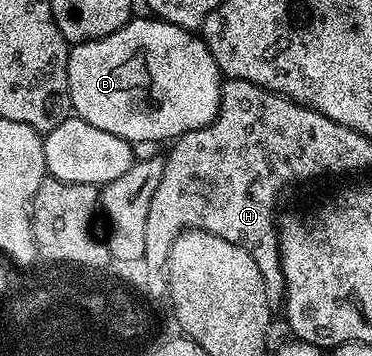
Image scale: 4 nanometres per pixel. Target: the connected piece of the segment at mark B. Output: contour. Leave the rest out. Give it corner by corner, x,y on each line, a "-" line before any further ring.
153,16
147,19
134,17
119,30
101,39
72,45
67,68
72,111
81,120
90,122
91,126
123,137
132,144
139,141
171,142
184,133
209,125
218,113
223,77
204,39
193,36
192,31
166,20

